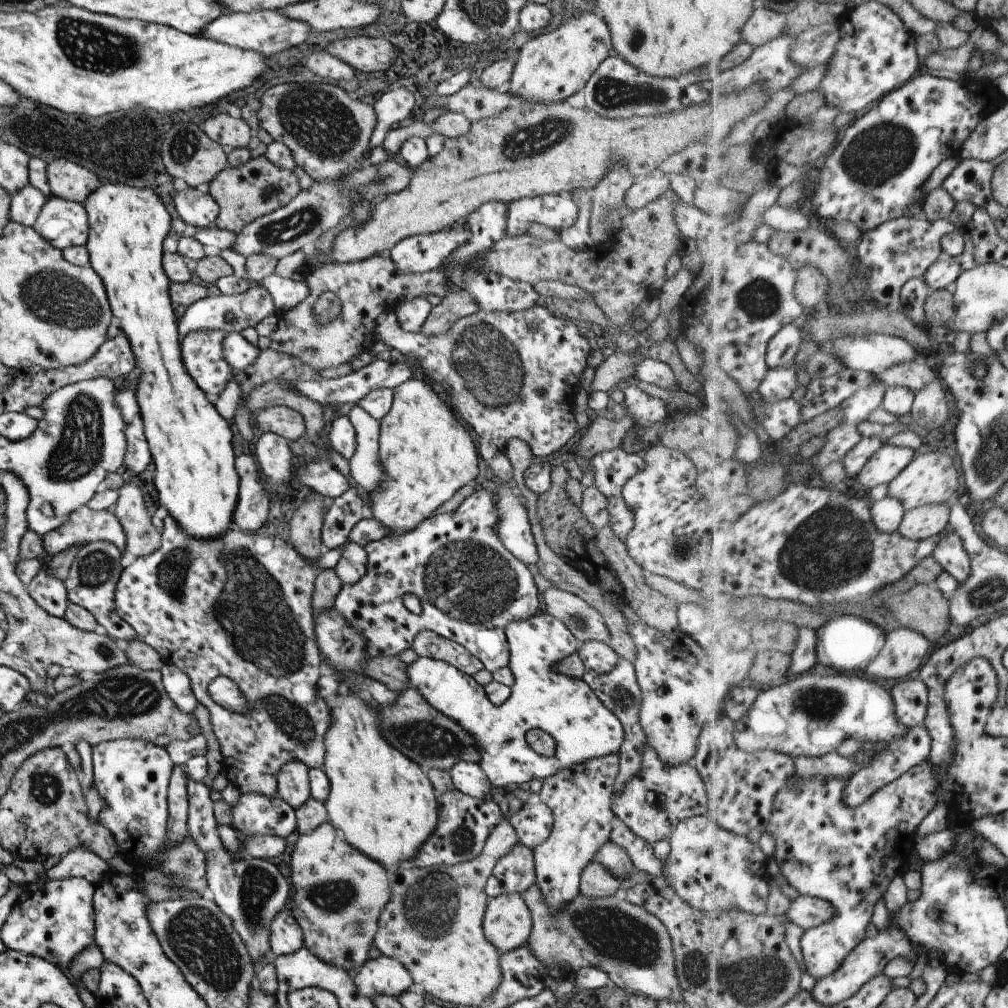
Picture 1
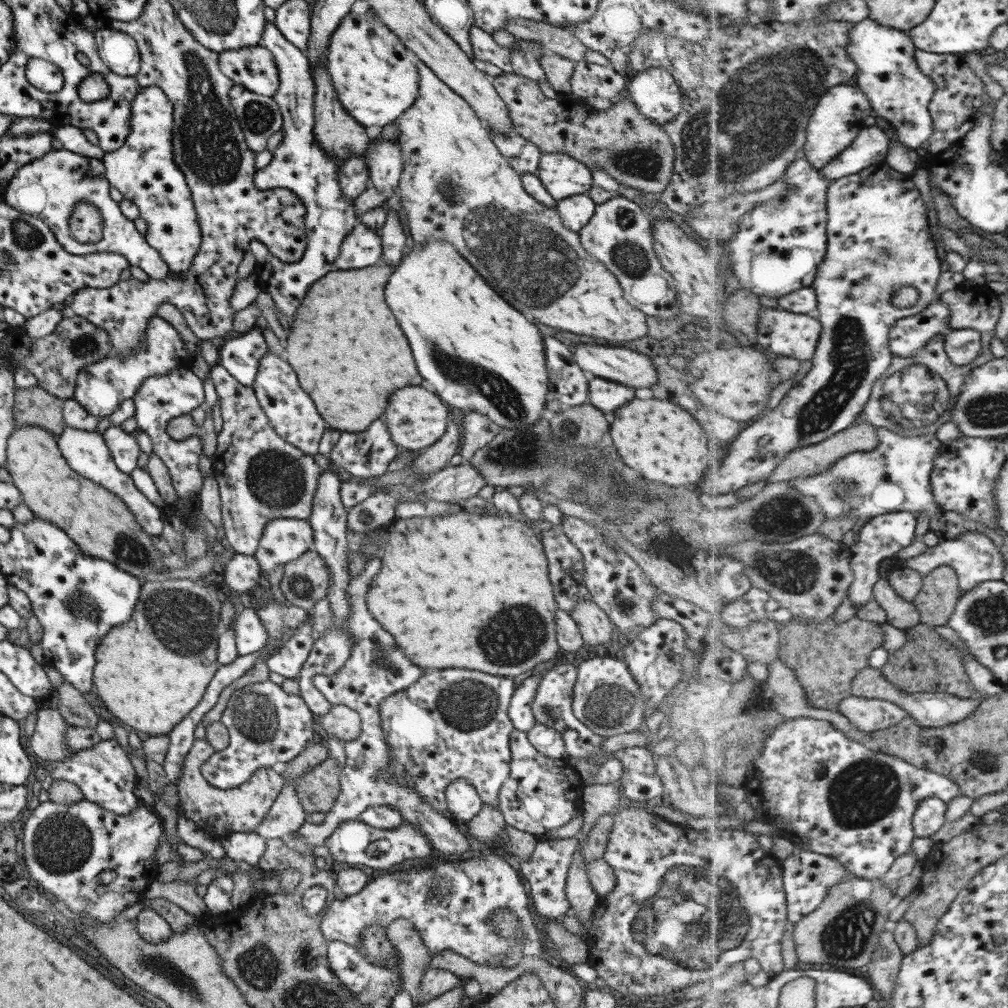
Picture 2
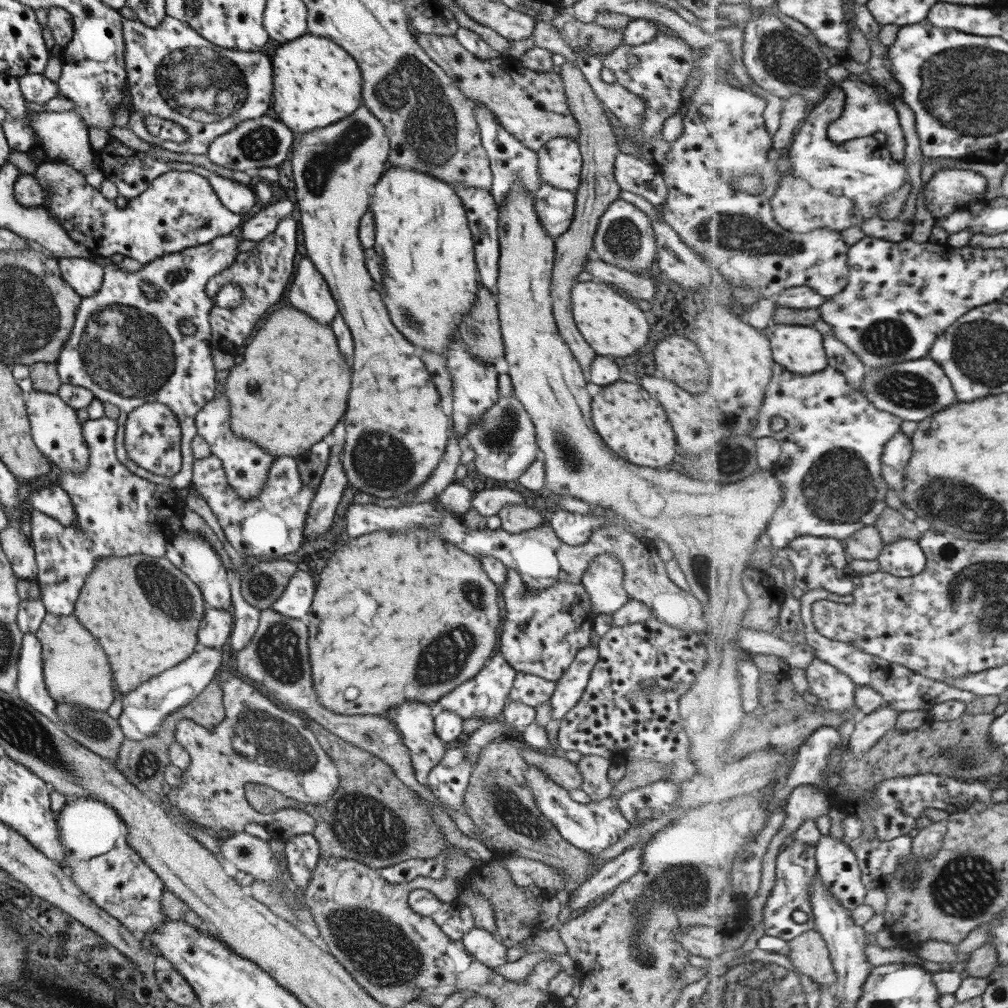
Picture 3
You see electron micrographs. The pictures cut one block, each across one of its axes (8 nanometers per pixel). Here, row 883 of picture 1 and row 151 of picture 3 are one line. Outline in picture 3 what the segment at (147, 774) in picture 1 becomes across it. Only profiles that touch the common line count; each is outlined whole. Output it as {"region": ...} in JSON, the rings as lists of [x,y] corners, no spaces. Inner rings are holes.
{"region":[[[166,15],[158,27],[150,27],[139,20],[125,19],[122,22],[122,35],[125,42],[125,69],[127,72],[133,110],[127,118],[128,128],[144,142],[170,152],[188,152],[188,154],[207,154],[214,138],[226,134],[240,122],[254,120],[266,115],[272,104],[272,62],[271,57],[262,51],[238,52],[213,45],[202,38],[186,23]],[[154,115],[170,119],[182,125],[190,138],[186,142],[160,140],[150,134],[144,117]]]}

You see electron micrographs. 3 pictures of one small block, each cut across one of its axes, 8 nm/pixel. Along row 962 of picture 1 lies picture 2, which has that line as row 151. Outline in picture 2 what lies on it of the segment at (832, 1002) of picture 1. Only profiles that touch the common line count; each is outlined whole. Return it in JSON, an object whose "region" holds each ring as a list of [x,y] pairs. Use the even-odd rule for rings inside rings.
{"region":[[[880,128],[862,131],[859,137],[836,160],[821,170],[826,179],[836,181],[863,172],[872,163],[888,160],[890,138]]]}

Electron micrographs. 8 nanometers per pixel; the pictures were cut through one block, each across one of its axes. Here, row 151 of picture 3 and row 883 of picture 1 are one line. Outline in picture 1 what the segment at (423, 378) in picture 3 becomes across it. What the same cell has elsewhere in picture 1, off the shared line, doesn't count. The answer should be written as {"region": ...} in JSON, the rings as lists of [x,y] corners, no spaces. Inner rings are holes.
{"region":[[[326,821],[316,830],[299,834],[290,862],[292,873],[290,909],[301,926],[304,947],[326,964],[342,970],[360,968],[368,959],[368,950],[377,933],[378,919],[391,897],[389,871],[380,864],[350,846],[338,830]]]}

